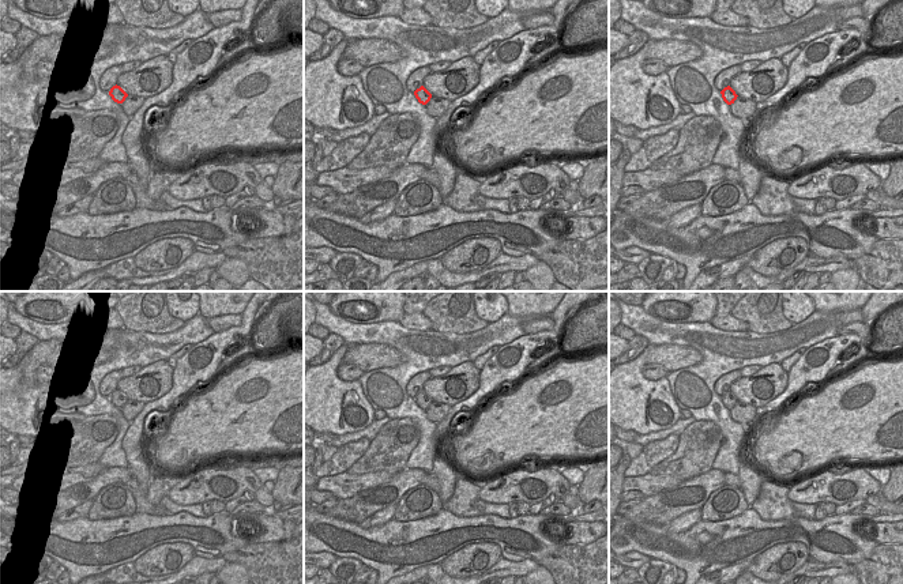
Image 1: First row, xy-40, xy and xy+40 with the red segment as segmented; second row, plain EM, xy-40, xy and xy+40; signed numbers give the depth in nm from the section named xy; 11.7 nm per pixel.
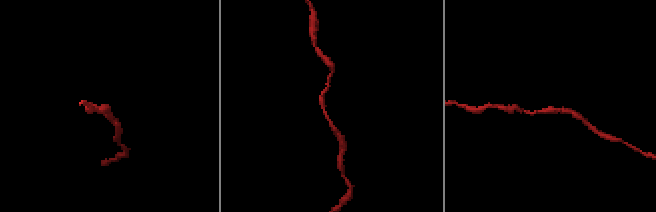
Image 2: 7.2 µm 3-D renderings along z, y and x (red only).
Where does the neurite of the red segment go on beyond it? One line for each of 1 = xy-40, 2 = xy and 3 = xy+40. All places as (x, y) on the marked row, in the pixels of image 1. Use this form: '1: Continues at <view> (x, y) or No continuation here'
1: No continuation here
2: No continuation here
3: No continuation here.

